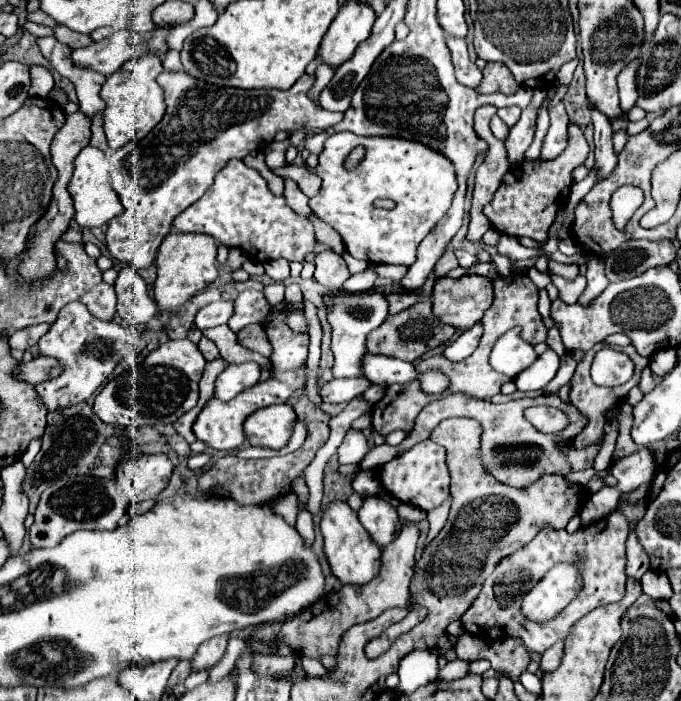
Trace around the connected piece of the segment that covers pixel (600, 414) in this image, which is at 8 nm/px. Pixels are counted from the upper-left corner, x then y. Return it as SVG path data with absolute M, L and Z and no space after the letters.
M597 344L591 348L583 362L577 366L573 380L571 380L571 404L585 416L587 426L573 441L575 448L587 448L589 444L597 444L603 440L603 426L607 422L607 412L615 406L619 406L625 400L625 394L631 390L631 382L619 386L619 388L601 388L593 386L593 380L589 376L589 368L593 362L593 356L597 350L601 350L605 344Z

